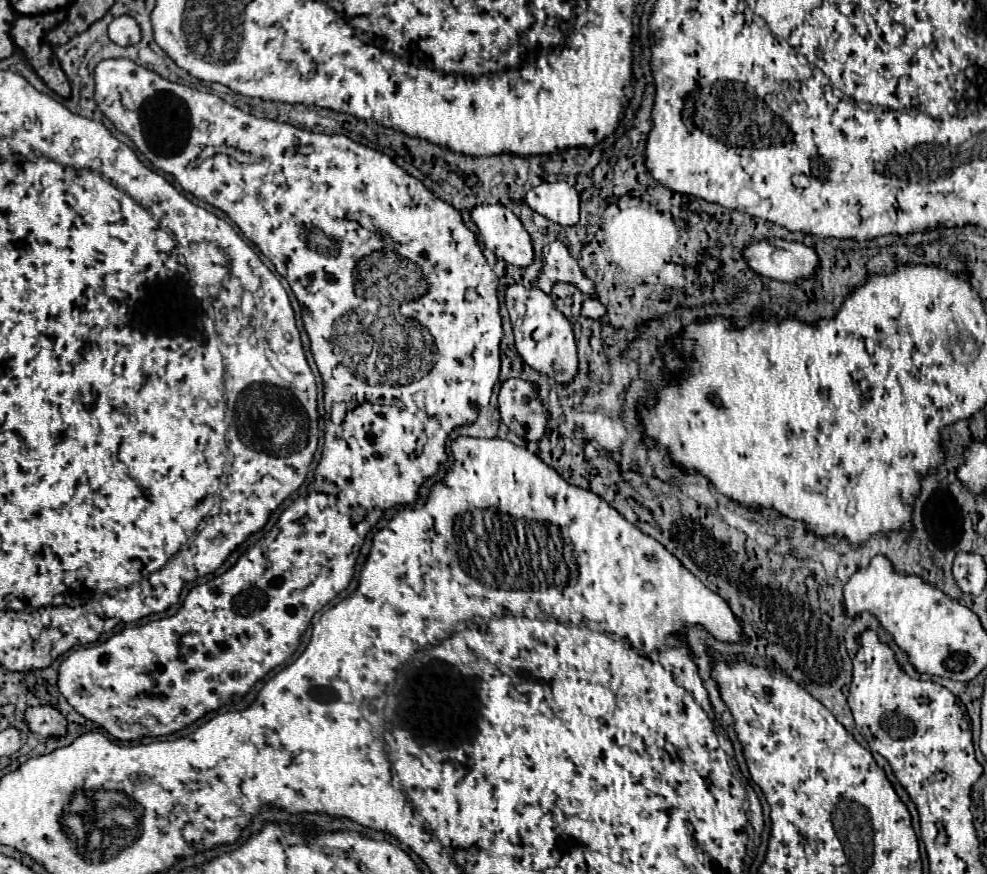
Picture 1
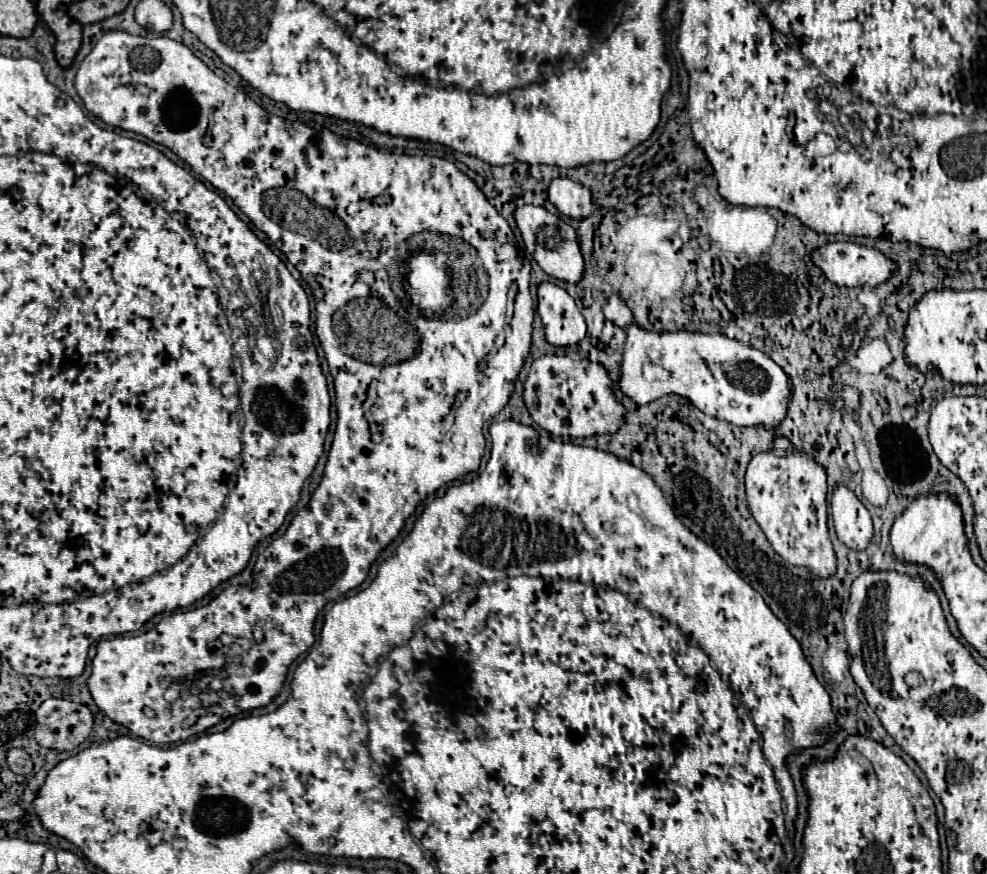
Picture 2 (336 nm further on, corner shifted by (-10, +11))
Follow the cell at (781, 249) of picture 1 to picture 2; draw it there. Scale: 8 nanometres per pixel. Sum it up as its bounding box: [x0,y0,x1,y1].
[811,241,895,287]

